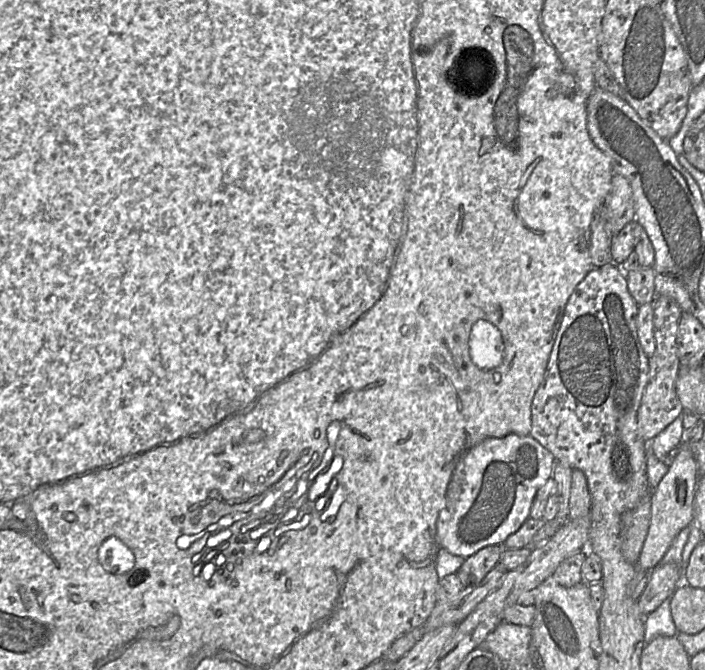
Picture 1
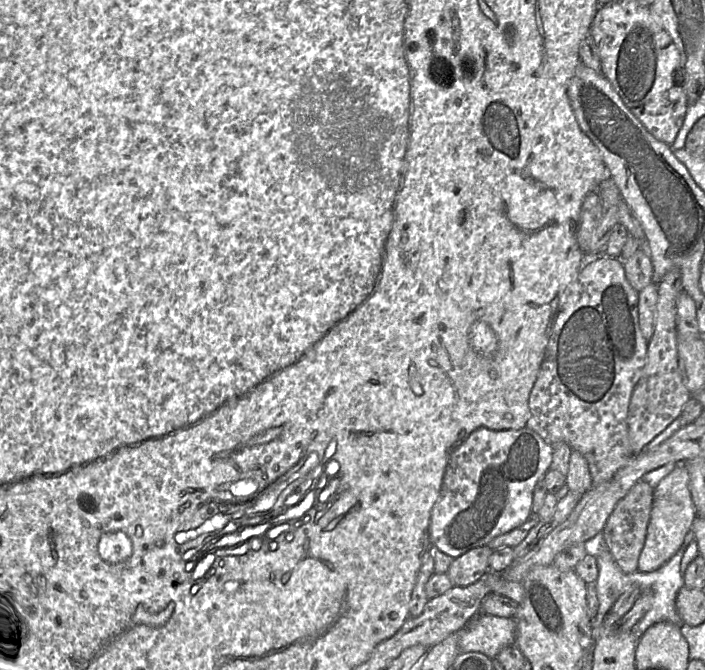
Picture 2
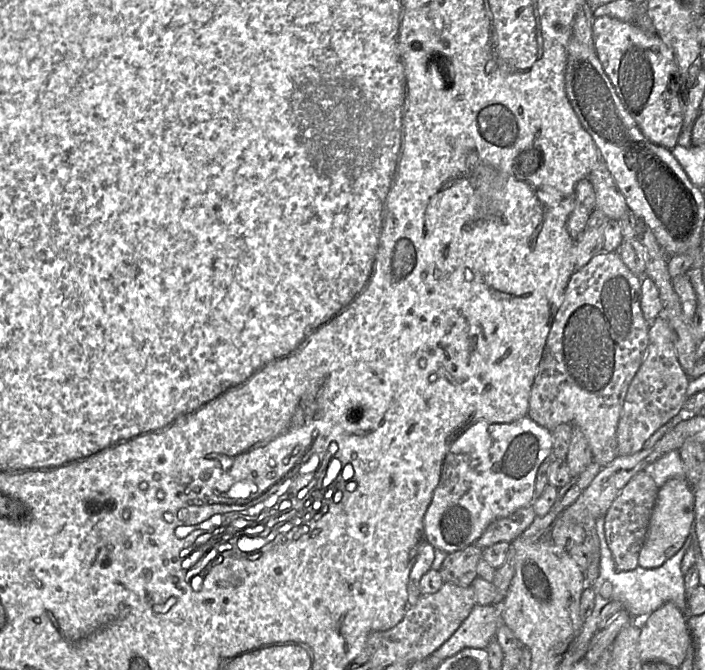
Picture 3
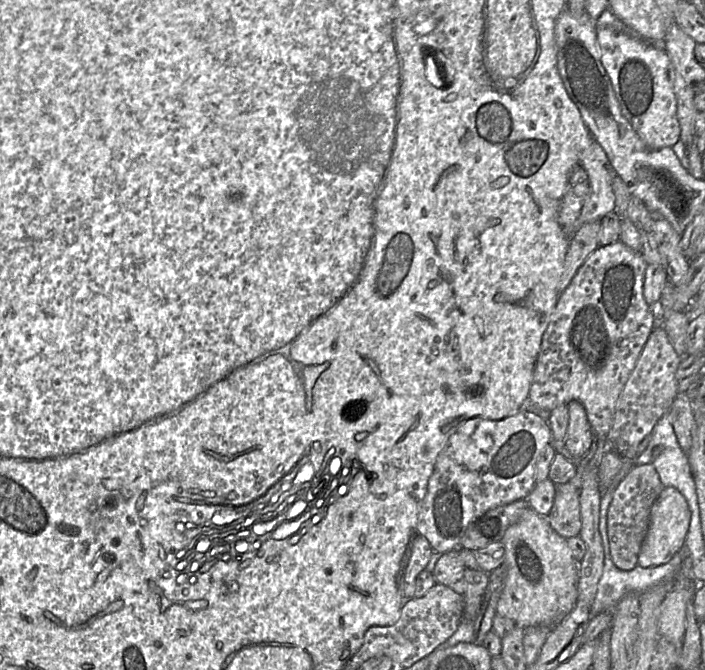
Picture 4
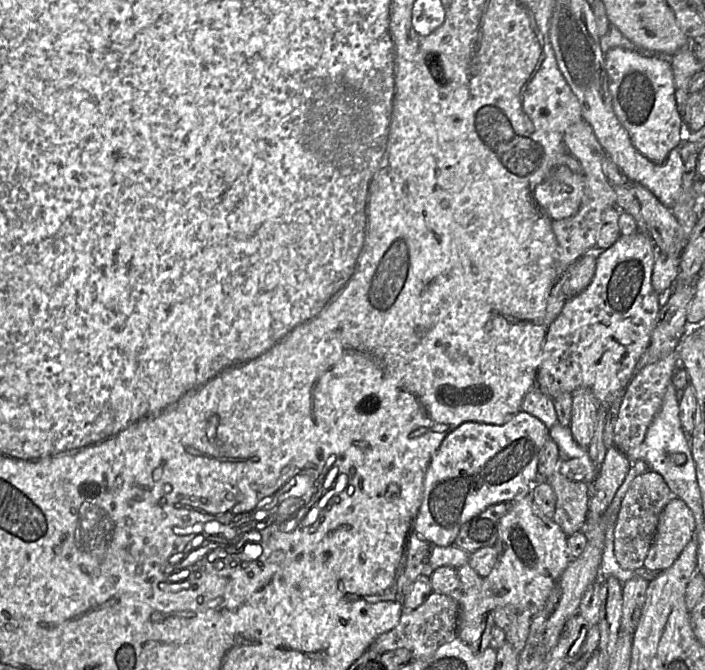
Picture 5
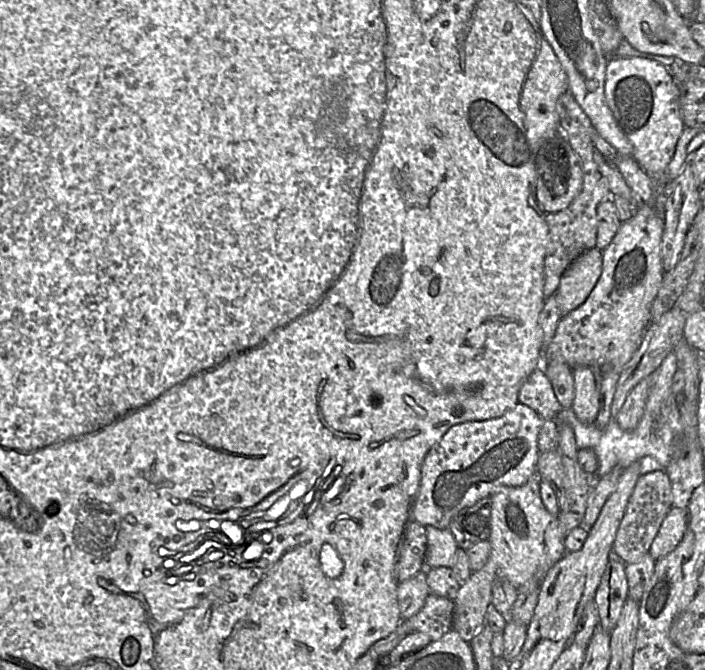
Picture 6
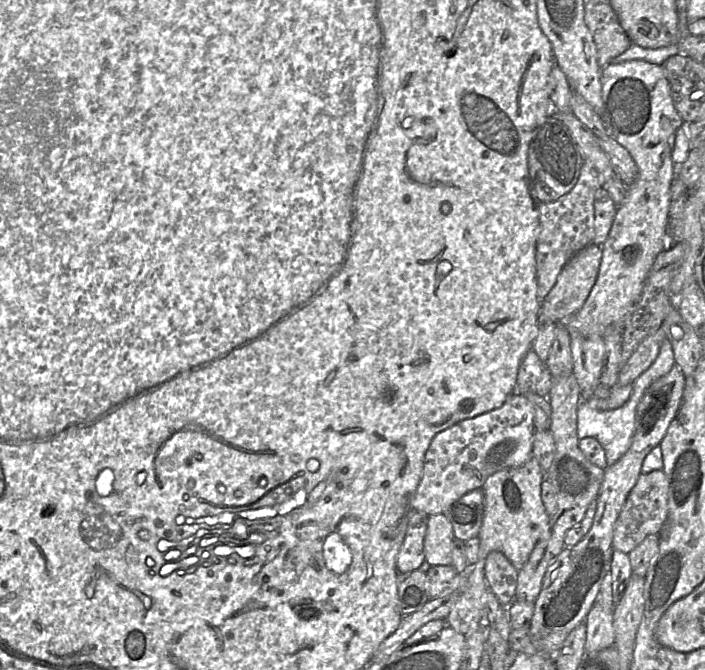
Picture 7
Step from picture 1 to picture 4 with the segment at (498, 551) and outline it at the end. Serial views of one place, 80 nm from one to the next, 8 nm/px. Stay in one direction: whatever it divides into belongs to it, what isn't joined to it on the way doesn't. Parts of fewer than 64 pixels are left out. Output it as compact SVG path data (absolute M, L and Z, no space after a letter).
M452 550L444 553L438 560L432 574L436 584L451 588L465 599L467 583L464 575L466 567L459 556L459 552L460 550Z

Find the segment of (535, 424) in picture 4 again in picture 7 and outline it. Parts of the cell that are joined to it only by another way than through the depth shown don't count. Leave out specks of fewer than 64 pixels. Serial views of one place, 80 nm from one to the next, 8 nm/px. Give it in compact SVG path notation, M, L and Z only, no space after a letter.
M512 393L503 405L473 418L457 422L437 433L424 457L423 473L411 502L412 509L428 516L444 514L446 509L466 493L481 489L492 474L520 467L532 457L532 438L535 431L534 409L524 395Z

